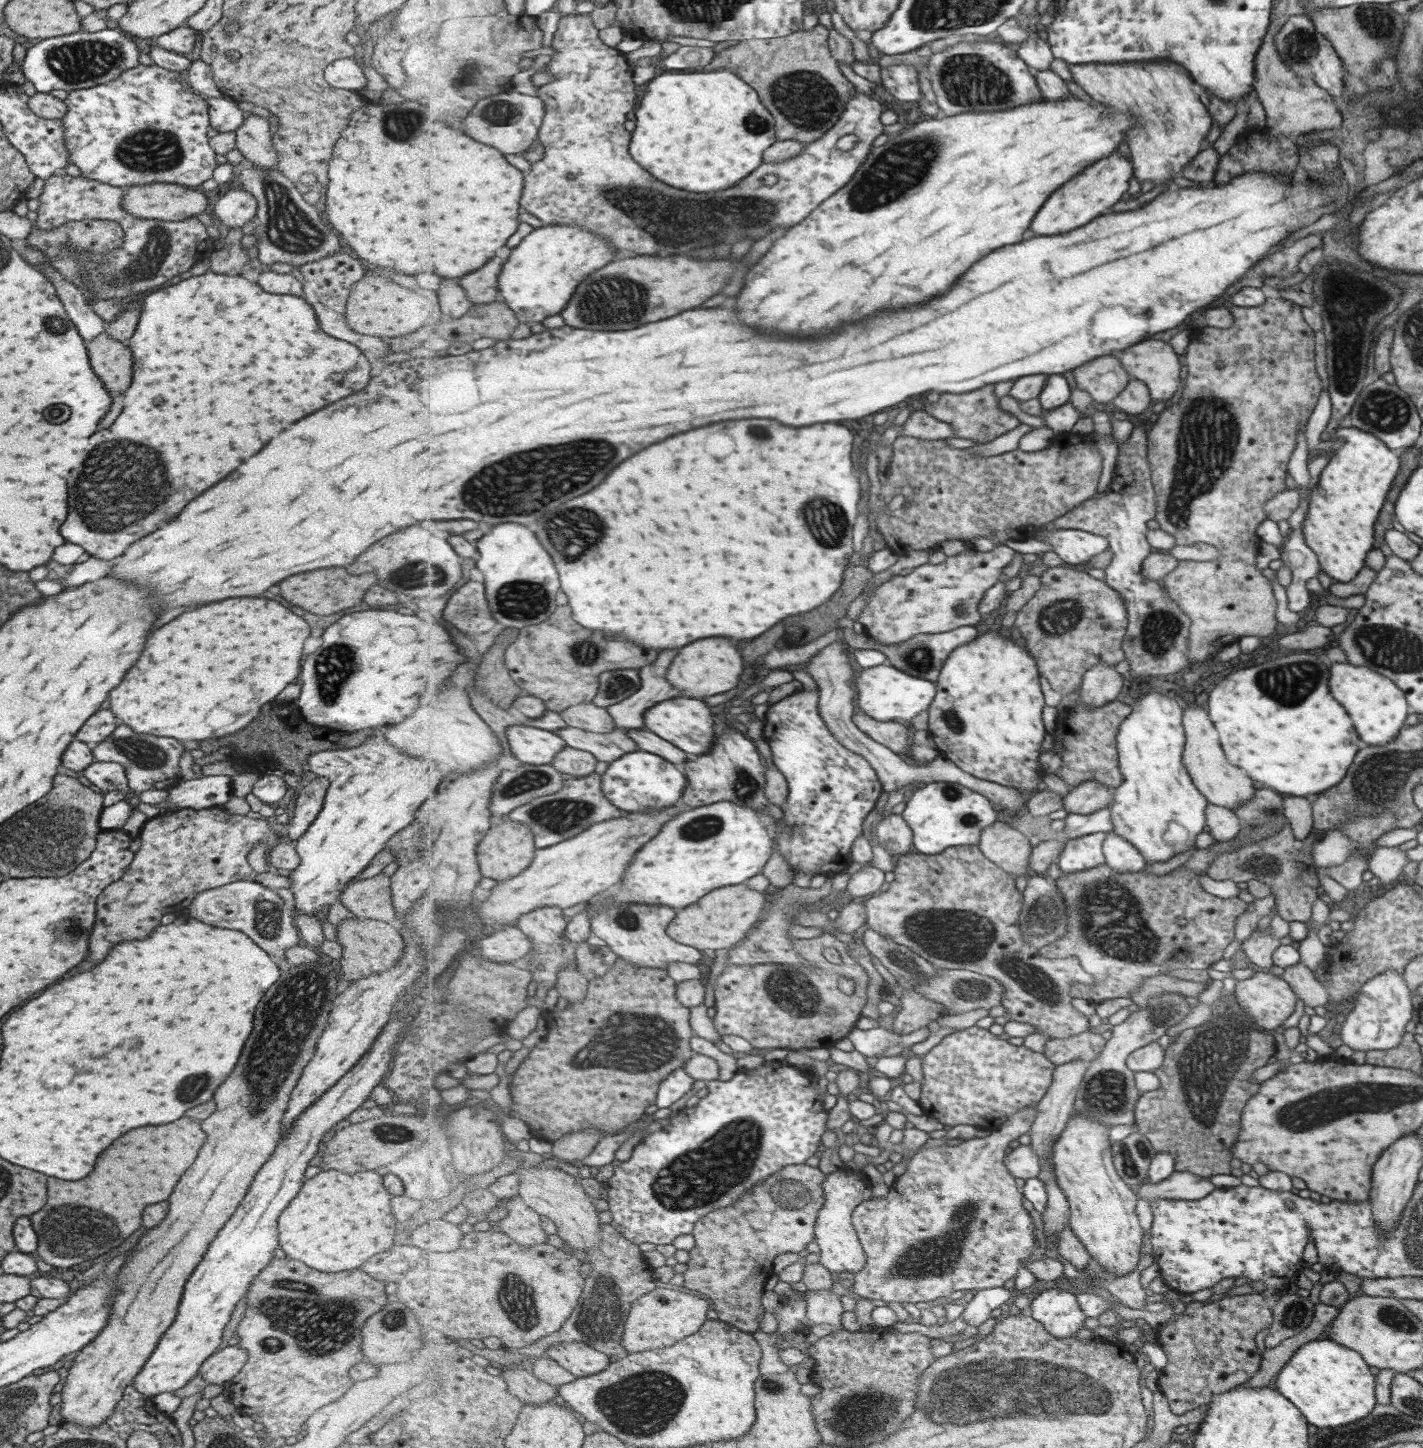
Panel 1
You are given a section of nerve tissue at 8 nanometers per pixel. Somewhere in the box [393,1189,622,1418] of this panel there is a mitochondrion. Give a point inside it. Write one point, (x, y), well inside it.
(517, 1301)

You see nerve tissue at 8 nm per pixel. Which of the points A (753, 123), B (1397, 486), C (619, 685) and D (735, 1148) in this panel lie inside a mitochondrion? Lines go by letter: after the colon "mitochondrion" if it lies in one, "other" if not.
A: mitochondrion
B: other
C: mitochondrion
D: mitochondrion

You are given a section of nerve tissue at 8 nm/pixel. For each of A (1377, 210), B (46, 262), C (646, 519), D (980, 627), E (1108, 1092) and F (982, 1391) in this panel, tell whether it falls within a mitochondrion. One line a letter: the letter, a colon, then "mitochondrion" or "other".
A: other
B: other
C: other
D: other
E: mitochondrion
F: mitochondrion

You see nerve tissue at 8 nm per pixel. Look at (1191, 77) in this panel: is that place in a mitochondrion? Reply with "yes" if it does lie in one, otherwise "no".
no

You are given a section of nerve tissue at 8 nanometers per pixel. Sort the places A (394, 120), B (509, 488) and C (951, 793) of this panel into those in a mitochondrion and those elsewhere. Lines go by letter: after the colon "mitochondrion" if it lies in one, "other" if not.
A: mitochondrion
B: mitochondrion
C: mitochondrion

